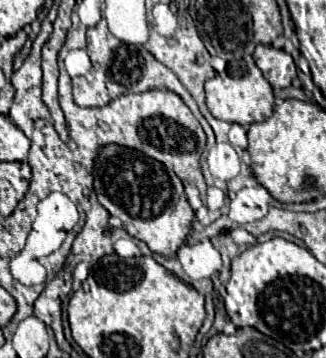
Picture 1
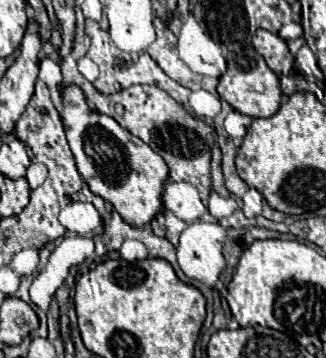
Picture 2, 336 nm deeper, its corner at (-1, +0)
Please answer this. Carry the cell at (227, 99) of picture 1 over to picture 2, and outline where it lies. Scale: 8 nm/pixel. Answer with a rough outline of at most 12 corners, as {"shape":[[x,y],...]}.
{"shape":[[253,46],[227,56],[217,92],[237,112],[279,110],[277,74]]}

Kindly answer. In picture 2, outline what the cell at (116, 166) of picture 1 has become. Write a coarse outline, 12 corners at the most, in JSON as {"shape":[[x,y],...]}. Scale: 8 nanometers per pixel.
{"shape":[[61,86],[61,120],[91,192],[131,226],[161,210],[165,160]]}

